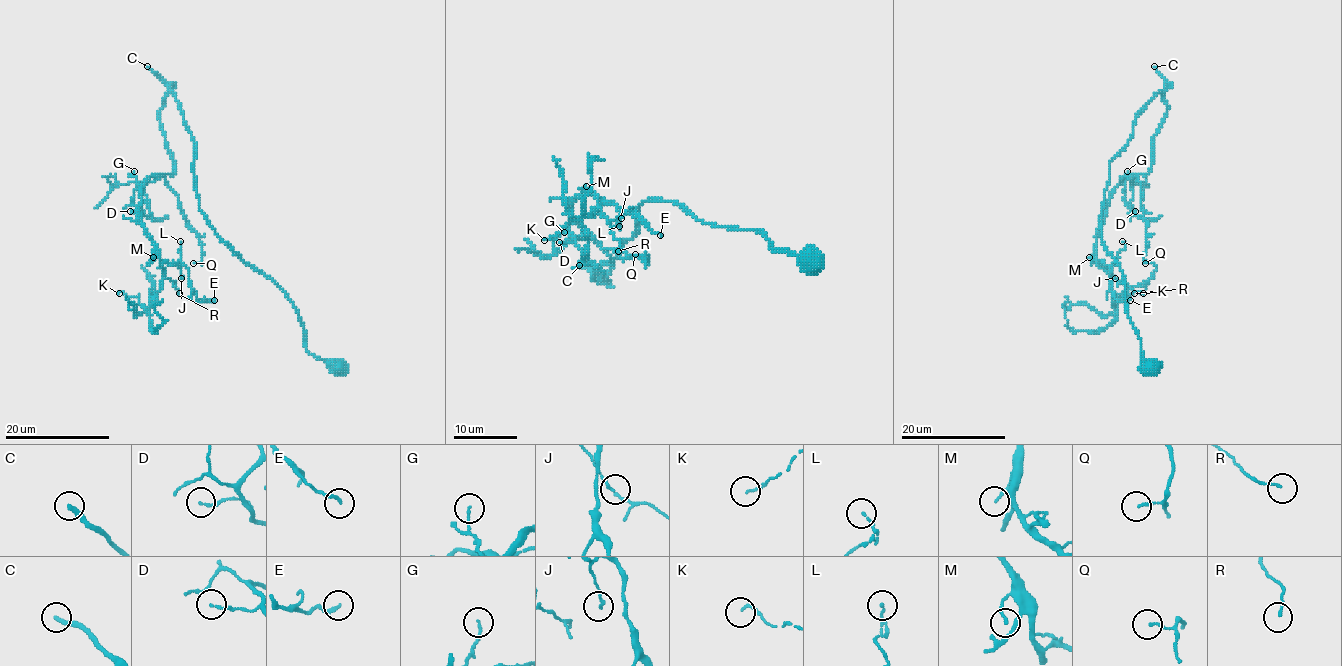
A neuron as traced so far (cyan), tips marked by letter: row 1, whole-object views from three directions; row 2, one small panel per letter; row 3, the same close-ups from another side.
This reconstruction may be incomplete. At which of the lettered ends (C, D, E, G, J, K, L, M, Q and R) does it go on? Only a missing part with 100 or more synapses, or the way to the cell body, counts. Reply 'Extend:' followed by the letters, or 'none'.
Extend: C

